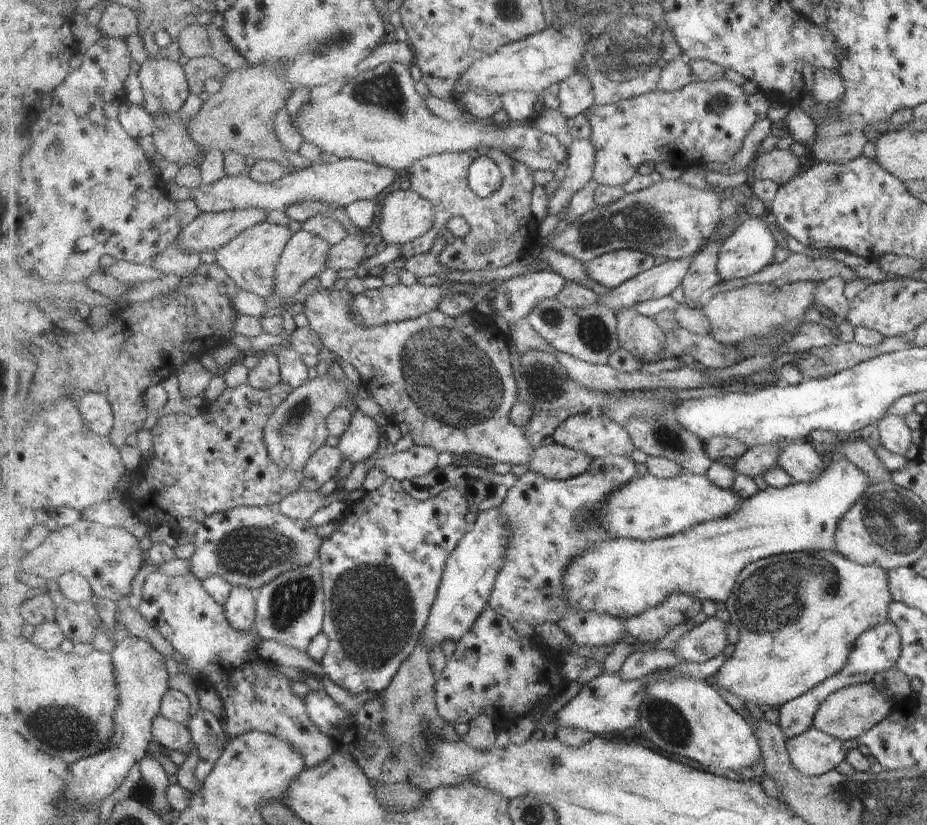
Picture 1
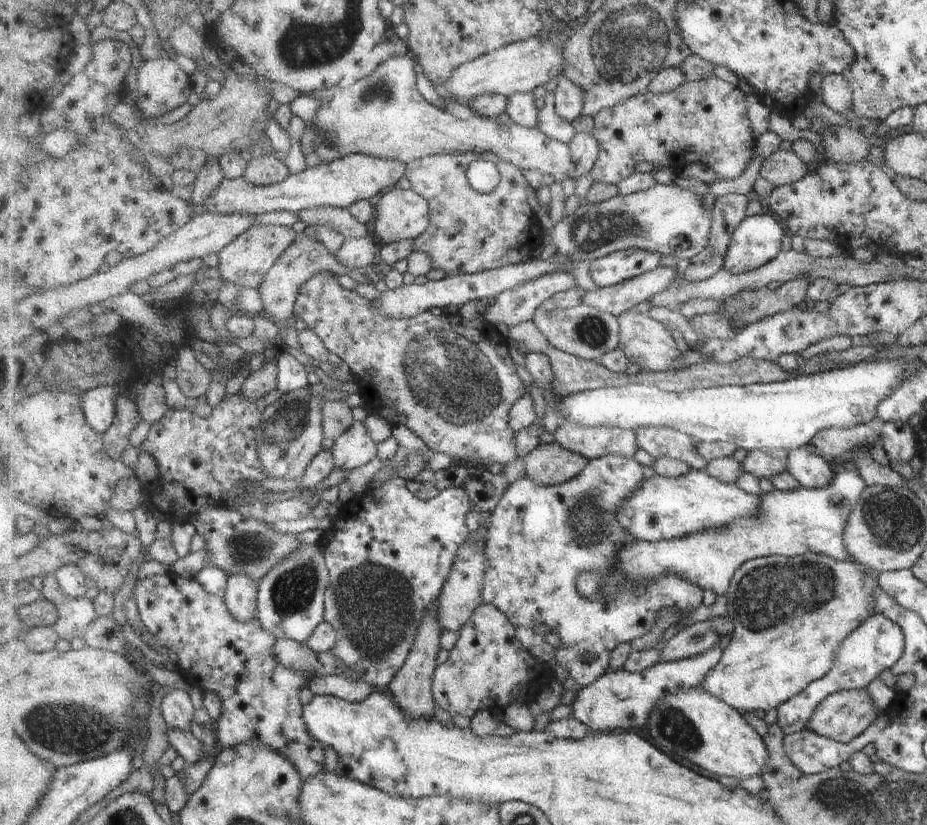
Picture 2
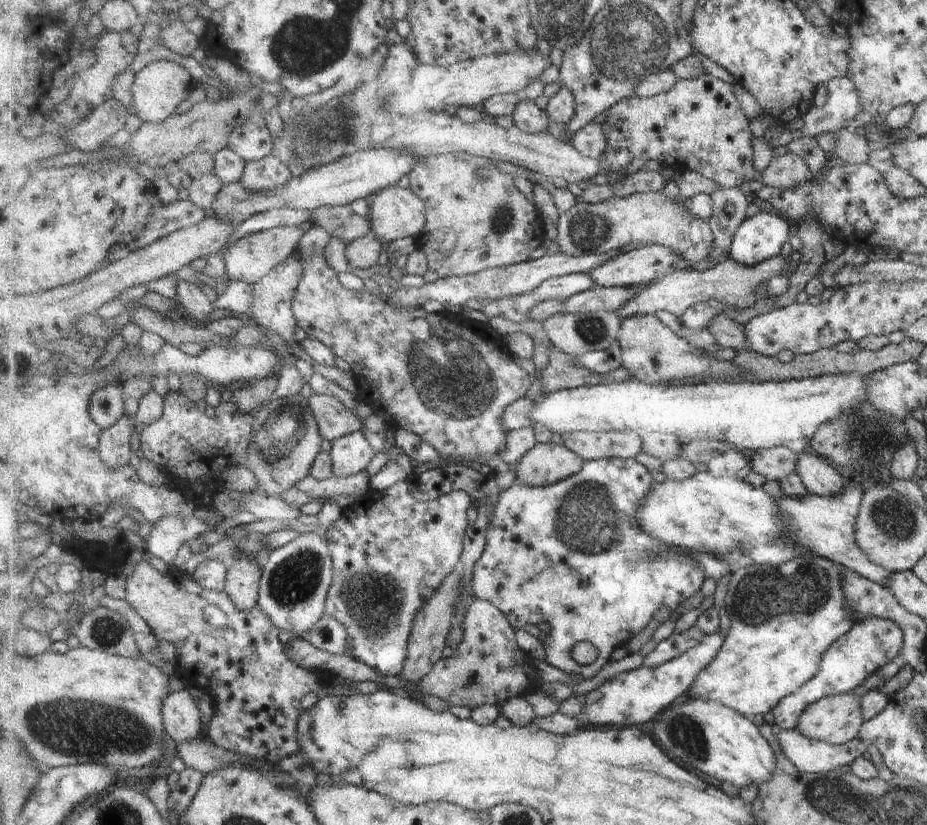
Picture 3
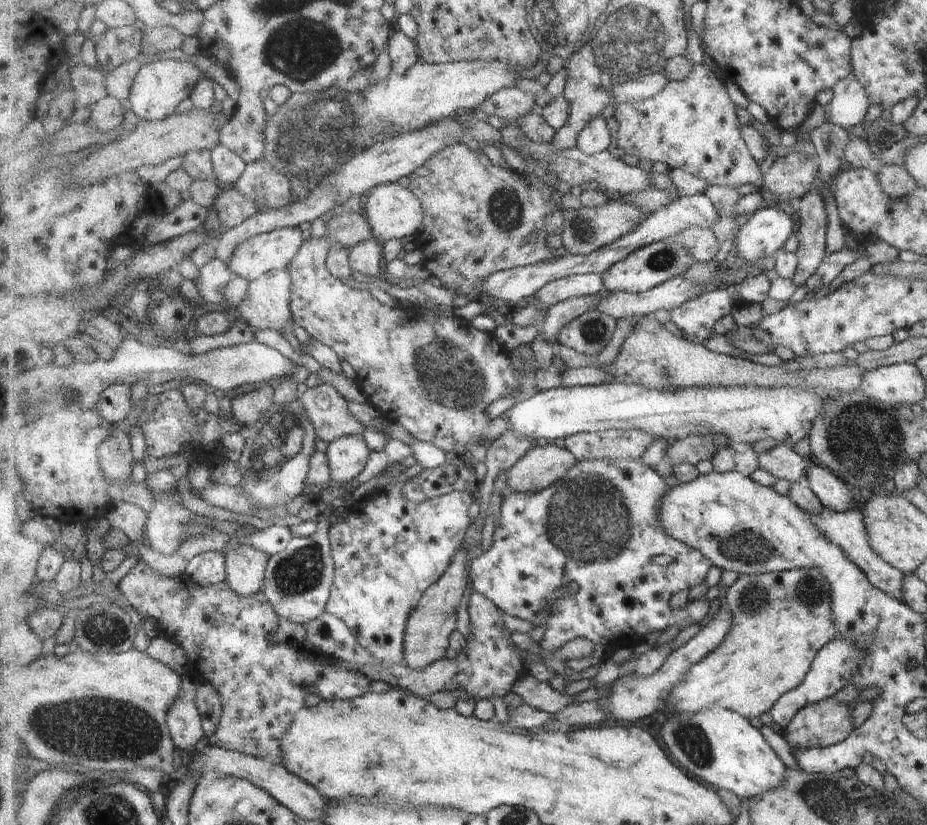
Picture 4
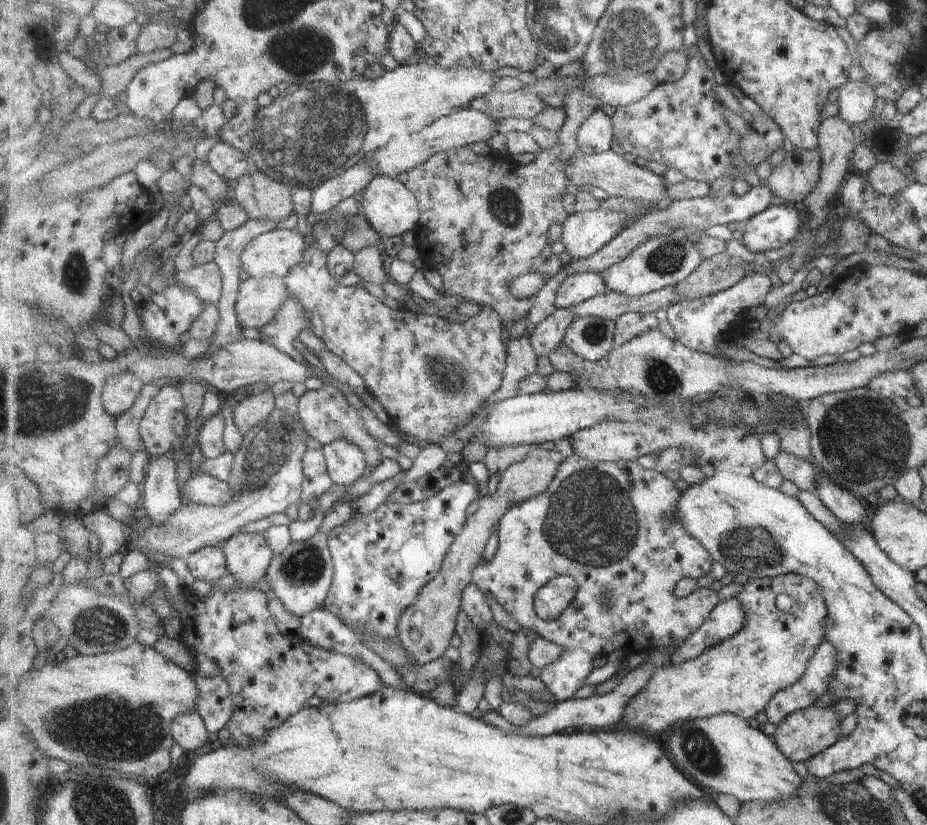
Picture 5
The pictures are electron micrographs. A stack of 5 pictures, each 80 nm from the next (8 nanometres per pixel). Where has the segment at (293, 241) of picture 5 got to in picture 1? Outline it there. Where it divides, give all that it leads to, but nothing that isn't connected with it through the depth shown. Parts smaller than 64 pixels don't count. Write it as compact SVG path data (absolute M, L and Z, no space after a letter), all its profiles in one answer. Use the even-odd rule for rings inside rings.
M269 220L252 226L237 235L230 243L216 250L219 266L228 272L242 290L265 299L277 298L276 282L280 260L294 232Z

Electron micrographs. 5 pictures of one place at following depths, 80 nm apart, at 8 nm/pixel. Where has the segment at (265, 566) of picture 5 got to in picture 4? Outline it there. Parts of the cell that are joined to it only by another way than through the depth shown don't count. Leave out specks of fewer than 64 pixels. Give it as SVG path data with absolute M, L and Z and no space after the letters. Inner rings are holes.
M239 544L226 556L226 581L230 589L241 597L250 597L264 588L269 553L247 544Z

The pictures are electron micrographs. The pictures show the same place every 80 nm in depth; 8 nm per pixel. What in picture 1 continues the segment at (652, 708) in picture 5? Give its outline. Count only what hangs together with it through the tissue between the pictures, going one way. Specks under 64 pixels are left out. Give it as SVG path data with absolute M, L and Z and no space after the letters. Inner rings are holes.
M809 550L809 552L776 555L766 557L764 560L759 560L754 564L749 564L741 572L739 578L737 578L736 588L733 588L731 597L726 603L726 610L730 613L730 621L739 629L739 639L734 645L734 652L726 660L725 664L723 664L721 670L714 675L712 682L718 688L727 690L731 694L741 698L744 703L756 704L762 709L768 707L780 708L783 704L789 703L791 700L797 699L797 696L808 692L813 686L821 684L823 680L829 679L829 676L833 676L833 674L837 674L837 672L843 670L845 664L847 664L853 640L856 640L857 636L860 636L861 632L865 632L867 628L873 628L879 622L888 621L887 606L889 606L889 602L892 602L892 600L887 590L889 590L887 588L887 576L885 576L885 571L881 570L879 566L860 566L835 552L825 550Z

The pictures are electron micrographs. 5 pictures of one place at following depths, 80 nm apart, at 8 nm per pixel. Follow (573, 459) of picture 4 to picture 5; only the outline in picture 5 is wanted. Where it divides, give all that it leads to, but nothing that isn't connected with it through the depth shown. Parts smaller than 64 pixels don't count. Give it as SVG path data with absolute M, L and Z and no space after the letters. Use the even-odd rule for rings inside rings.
M535 449L525 460L512 464L502 474L497 490L492 496L483 493L479 498L477 511L468 516L463 534L448 552L440 575L420 592L417 602L404 612L400 620L400 642L415 663L424 665L445 656L445 650L451 646L451 638L455 634L459 610L462 610L463 591L471 584L473 571L483 560L483 552L491 538L493 526L500 524L510 506L543 494L565 461L562 450Z

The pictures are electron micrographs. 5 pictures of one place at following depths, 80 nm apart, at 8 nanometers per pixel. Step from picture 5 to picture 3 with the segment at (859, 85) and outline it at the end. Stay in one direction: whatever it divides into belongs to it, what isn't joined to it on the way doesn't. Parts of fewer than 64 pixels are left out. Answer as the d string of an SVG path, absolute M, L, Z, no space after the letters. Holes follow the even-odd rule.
M847 76L829 79L824 85L827 97L823 107L814 106L801 117L801 130L805 137L816 137L841 129L843 122L861 111L856 87Z

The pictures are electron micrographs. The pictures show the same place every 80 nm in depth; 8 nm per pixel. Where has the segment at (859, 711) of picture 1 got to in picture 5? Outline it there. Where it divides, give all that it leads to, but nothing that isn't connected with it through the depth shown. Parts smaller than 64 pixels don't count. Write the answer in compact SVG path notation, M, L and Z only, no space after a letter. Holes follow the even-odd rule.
M811 705L789 715L785 722L777 726L777 731L772 738L790 761L801 762L802 760L804 762L807 757L823 752L841 738L840 721L841 719L830 706L817 707Z

